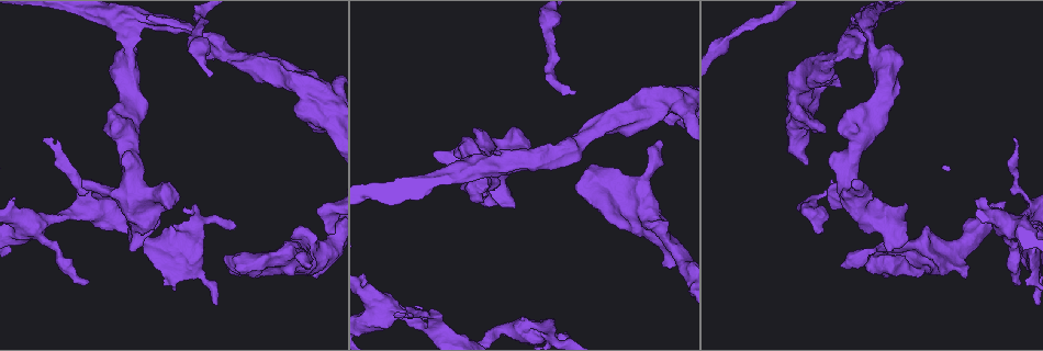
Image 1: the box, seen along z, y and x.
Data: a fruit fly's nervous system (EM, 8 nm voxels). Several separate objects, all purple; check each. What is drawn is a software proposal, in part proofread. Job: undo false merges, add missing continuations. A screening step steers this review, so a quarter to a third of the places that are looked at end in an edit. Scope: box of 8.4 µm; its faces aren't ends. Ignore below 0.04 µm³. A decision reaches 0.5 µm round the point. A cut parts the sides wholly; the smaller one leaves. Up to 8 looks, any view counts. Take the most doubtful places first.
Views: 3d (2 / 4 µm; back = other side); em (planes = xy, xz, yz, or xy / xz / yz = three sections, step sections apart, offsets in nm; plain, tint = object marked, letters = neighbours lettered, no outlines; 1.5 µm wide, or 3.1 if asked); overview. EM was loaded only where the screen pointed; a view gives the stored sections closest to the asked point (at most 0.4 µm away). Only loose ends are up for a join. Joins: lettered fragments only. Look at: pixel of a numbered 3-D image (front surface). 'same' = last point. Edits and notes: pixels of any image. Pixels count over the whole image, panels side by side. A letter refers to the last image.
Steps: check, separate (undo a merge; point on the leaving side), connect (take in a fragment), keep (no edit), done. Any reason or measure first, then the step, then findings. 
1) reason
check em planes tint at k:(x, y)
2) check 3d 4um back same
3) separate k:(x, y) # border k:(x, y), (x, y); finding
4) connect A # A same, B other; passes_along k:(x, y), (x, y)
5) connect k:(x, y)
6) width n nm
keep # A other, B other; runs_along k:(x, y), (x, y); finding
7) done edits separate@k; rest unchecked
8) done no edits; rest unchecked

free end
check em planes letters at 1:(308, 265)

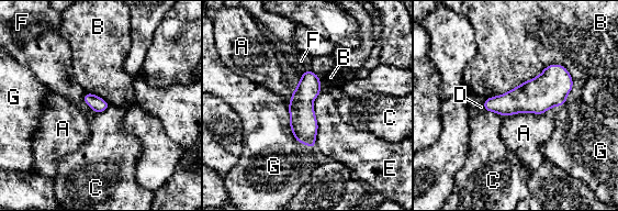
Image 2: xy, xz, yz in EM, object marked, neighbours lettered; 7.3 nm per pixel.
longest_contact B 650 nm
keep # A other, B other, C other, D other, E other, F other, G other; border 2:(542, 113), (517, 112), (502, 117); no lettered fragment goes on from it

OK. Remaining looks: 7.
check em yz step 4 letters at 1:(731, 37)

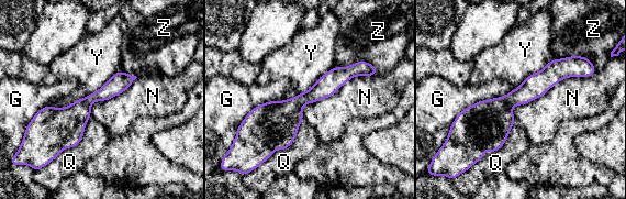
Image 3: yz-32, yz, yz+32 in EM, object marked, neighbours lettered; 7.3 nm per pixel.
another direction
check em planes letters same

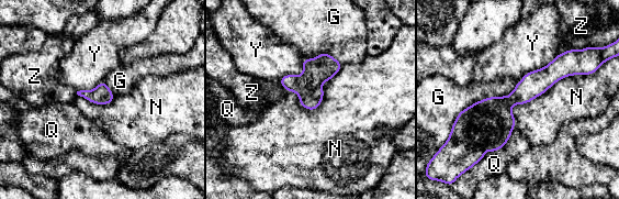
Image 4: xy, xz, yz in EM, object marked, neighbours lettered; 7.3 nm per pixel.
width 140 nm
keep # G other, N other, Q other, Y other, Z other; border 4:(593, 73), (515, 103), (515, 124); one cell here

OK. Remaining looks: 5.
free end
check em yz step 4 letters at 1:(854, 180)

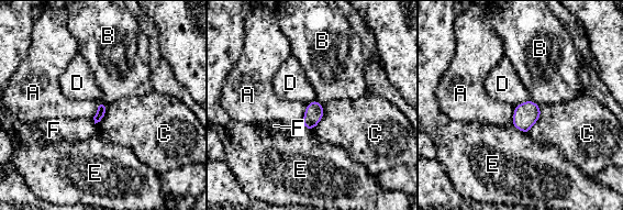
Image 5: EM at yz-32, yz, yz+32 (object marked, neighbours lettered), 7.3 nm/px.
keep # A other, B other, C other, D other, E other, F other; border 5:(529, 99), (515, 106); no lettered fragment goes on from it

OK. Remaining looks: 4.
done no edits; rest unchecked

